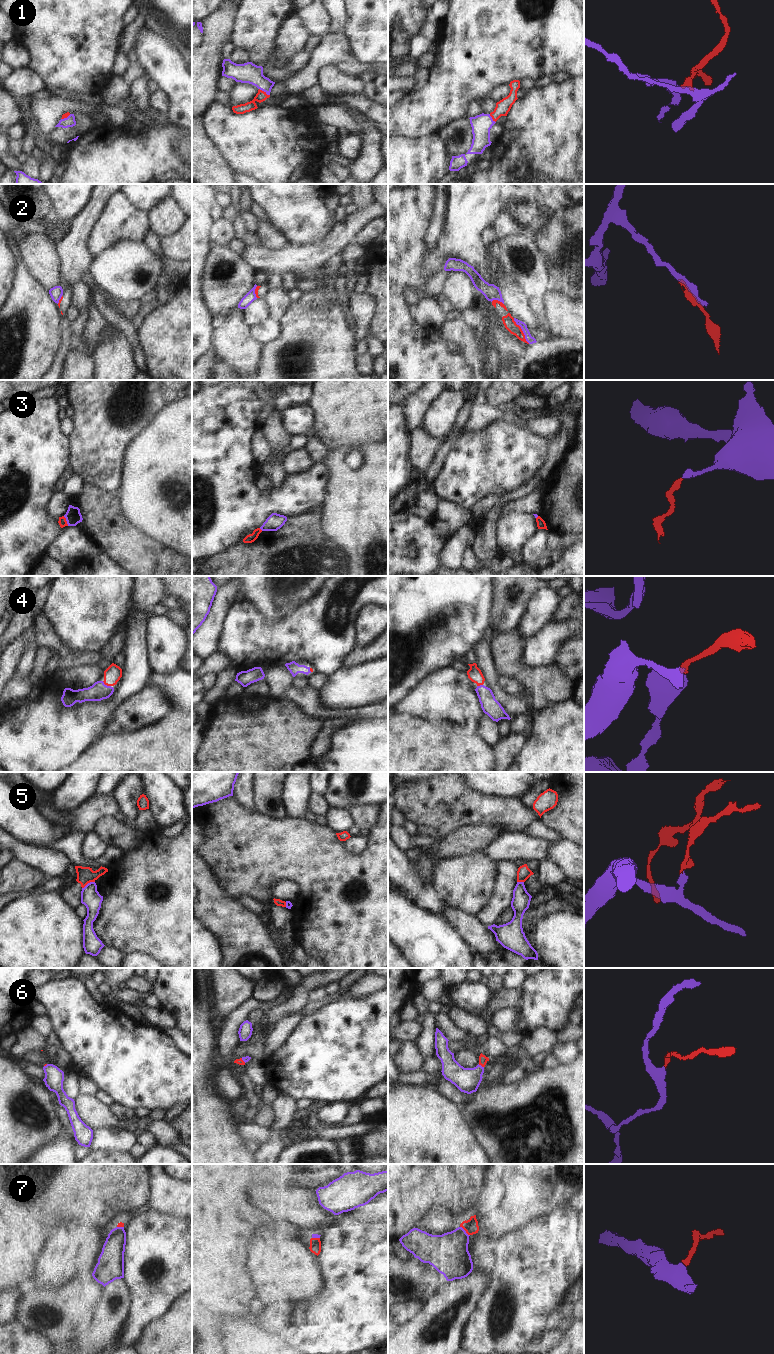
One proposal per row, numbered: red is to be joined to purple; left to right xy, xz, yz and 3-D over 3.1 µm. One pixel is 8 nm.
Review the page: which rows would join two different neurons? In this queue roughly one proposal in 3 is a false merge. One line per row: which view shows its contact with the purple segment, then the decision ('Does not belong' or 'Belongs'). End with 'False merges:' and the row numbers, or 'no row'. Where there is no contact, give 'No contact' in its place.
1: Touches purple in xz. Belongs
2: Touches purple in yz. Does not belong
3: Touches purple in xy. Does not belong
4: Touches purple in xy. Belongs
5: Touches purple in xy. Does not belong
6: Touches purple in yz. Belongs
7: Touches purple in yz. Does not belong
False merges: 2, 3, 5, 7

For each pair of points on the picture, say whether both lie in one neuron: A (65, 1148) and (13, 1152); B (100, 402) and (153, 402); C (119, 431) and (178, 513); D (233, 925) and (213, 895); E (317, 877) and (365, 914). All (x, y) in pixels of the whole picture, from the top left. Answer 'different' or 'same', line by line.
A: different
B: same
C: different
D: same
E: same

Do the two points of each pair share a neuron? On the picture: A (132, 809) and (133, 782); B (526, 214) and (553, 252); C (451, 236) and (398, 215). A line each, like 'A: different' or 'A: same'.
A: same
B: same
C: different

